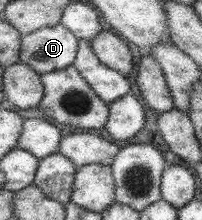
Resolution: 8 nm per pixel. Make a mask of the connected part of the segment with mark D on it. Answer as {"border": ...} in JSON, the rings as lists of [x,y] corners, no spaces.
{"border":[[[62,23],[22,36],[20,60],[41,74],[75,63],[79,38]]]}

